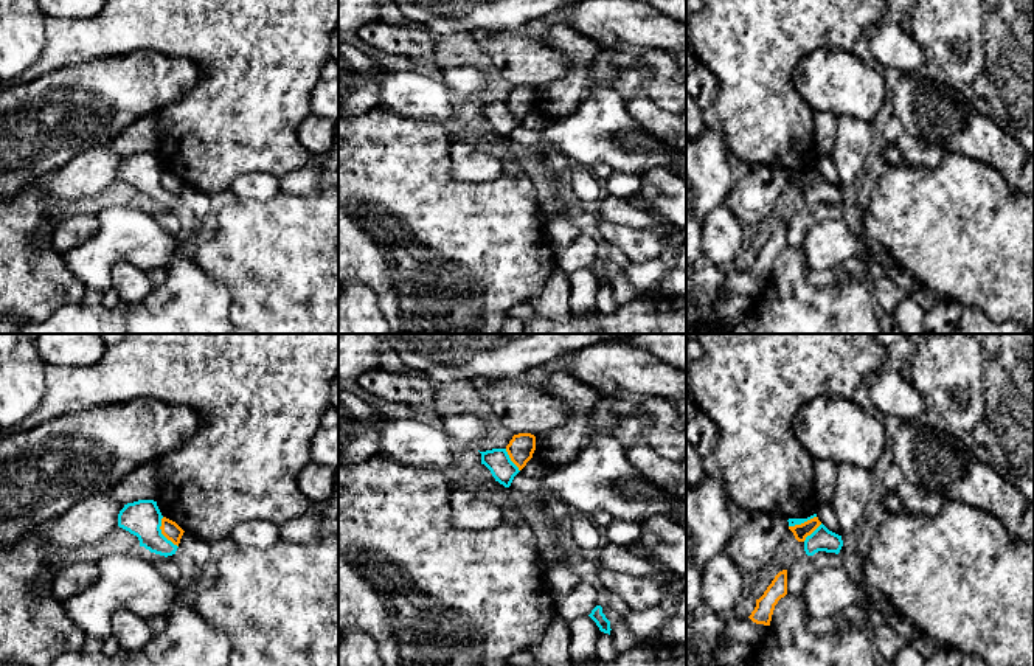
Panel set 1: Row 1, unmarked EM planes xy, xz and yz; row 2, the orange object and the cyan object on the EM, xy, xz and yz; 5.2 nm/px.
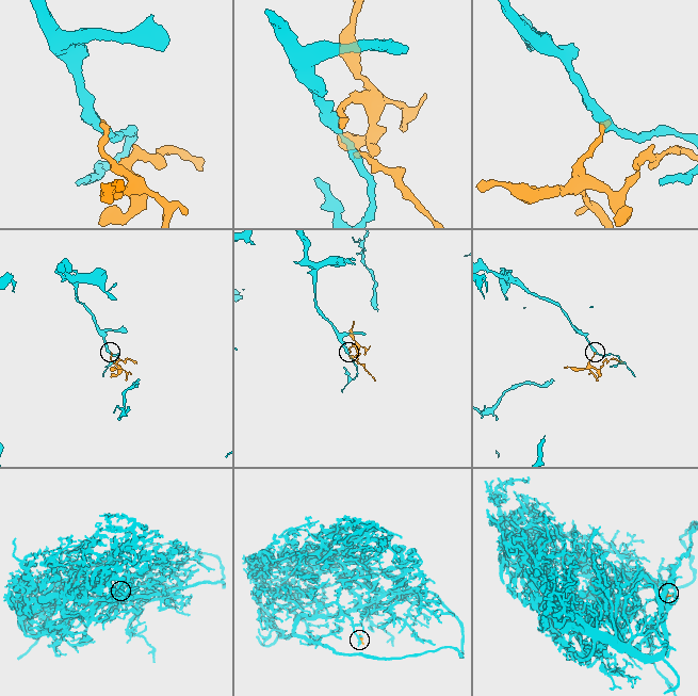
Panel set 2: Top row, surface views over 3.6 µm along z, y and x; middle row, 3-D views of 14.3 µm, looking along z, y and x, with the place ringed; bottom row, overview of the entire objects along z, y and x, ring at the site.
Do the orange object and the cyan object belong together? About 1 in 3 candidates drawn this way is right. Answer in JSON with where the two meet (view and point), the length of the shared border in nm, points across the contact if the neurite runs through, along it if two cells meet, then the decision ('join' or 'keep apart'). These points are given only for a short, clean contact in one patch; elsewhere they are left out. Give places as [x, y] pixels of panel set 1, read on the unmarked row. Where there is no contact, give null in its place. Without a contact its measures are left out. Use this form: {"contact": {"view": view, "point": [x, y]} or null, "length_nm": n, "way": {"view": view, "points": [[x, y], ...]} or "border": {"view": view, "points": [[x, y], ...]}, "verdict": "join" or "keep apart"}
{"contact": {"view": "xy", "point": [162, 185]}, "length_nm": 180, "border": {"view": "xy", "points": [[162, 169], [162, 185], [177, 199]]}, "verdict": "keep apart"}

